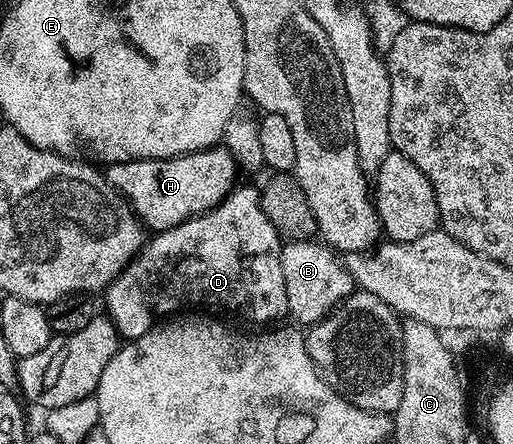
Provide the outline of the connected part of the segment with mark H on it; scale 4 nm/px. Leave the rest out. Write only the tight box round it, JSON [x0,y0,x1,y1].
[103,145,239,233]

